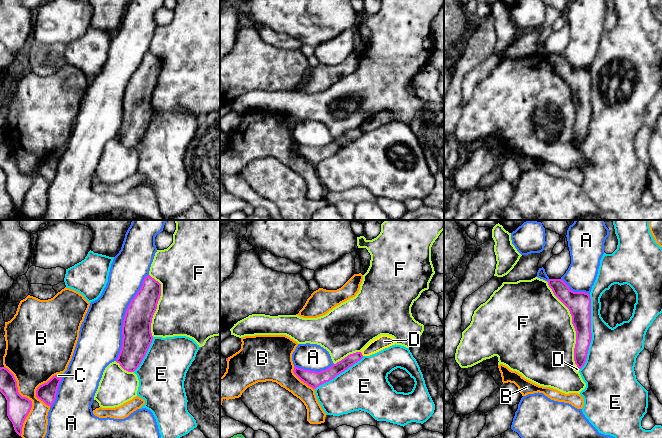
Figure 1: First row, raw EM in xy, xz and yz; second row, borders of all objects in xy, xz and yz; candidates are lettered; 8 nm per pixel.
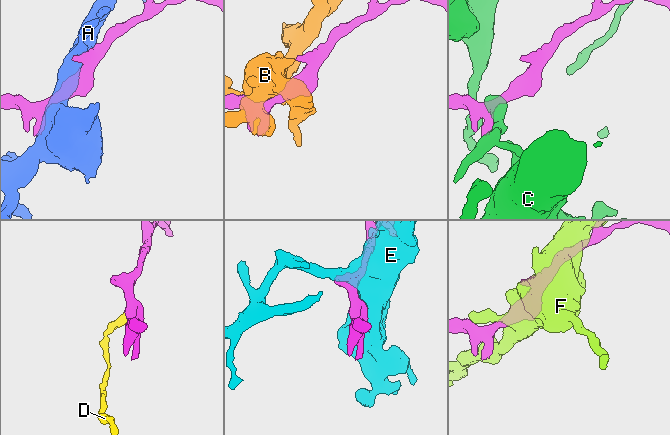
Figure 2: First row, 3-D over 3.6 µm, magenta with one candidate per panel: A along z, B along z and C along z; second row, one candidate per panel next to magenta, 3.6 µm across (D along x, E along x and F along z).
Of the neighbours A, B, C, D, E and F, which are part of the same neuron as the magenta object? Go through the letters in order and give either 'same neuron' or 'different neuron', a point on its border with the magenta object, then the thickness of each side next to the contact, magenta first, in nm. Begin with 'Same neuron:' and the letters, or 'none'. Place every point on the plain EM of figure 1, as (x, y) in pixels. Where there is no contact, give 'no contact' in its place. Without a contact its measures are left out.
Same neuron: none
A: different neuron | xy (124, 93) | 240/360 nm
B: different neuron | xy (28, 175) | 190/300 nm
C: different neuron | xy (57, 153) | 150/30 nm
D: different neuron | xz (361, 130) | 90/110 nm
E: different neuron | yz (590, 108) | 190/380 nm
F: different neuron | yz (572, 98) | 190/500 nm

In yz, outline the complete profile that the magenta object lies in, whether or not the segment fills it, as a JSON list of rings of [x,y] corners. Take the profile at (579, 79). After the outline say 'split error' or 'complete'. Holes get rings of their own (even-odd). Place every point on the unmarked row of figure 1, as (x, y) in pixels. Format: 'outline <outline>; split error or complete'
outline [[[549,55],[547,58],[554,71],[569,85],[572,92],[572,100],[576,107],[574,137],[581,145],[586,138],[592,115],[590,70],[572,67],[561,55]]]; complete

